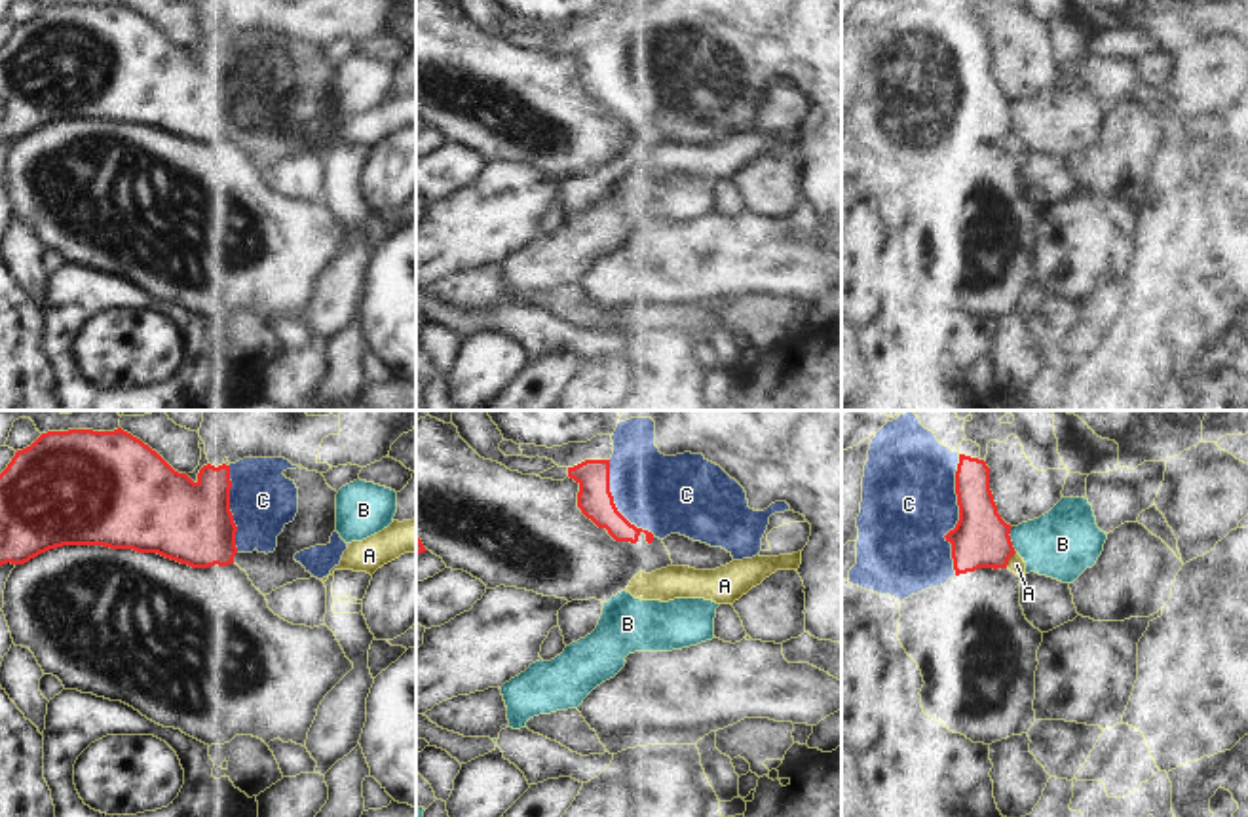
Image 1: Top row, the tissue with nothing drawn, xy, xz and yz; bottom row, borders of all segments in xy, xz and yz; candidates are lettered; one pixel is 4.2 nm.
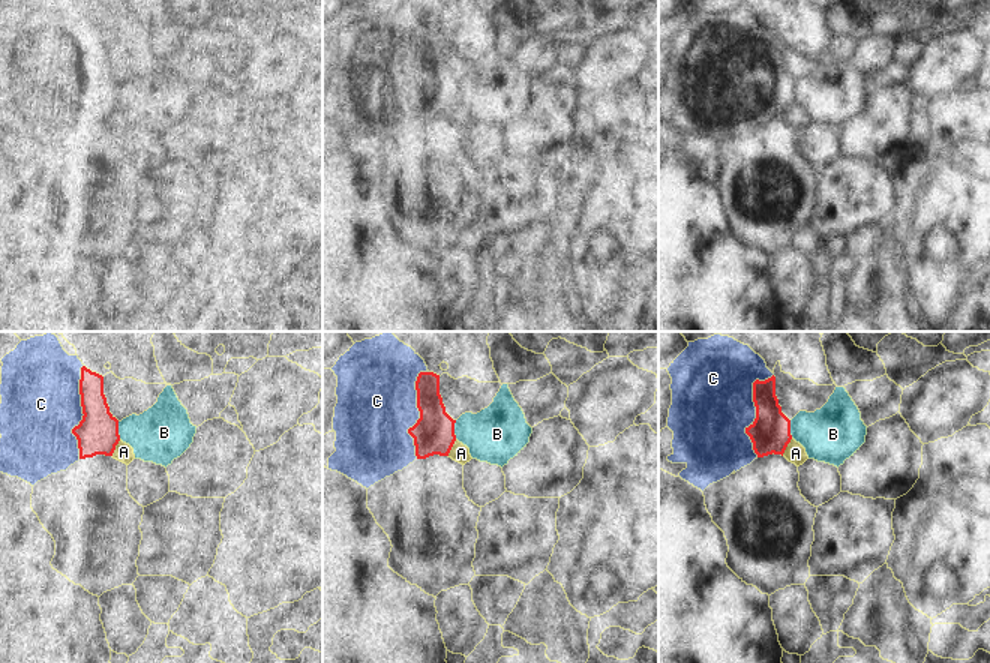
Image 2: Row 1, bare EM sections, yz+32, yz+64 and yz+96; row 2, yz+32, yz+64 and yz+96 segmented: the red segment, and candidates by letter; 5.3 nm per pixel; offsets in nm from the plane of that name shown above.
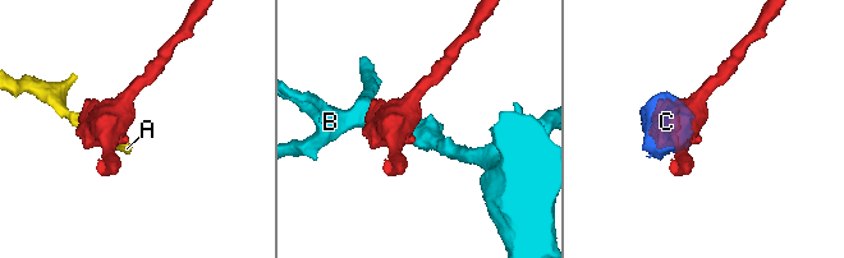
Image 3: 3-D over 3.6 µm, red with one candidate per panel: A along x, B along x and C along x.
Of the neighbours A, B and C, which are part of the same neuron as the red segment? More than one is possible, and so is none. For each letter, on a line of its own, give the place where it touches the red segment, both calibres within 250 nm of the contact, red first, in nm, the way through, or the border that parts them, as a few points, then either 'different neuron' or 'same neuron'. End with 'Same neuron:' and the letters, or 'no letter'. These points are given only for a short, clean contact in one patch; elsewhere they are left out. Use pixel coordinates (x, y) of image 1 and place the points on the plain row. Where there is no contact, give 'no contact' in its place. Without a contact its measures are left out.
A: meets red in yz at (1009, 132); 240 nm thick on the red side, 70 nm on the other; border along yz (1015, 126), (1005, 141); different neuron
B: meets red in yz at (1009, 114); 240 nm thick on the red side, 300 nm on the other; border along yz (1011, 101), (1009, 114), (1017, 126); different neuron
C: meets red in yz at (960, 90); 240 nm thick on the red side, 400 nm on the other; same neuron
Same neuron: C

